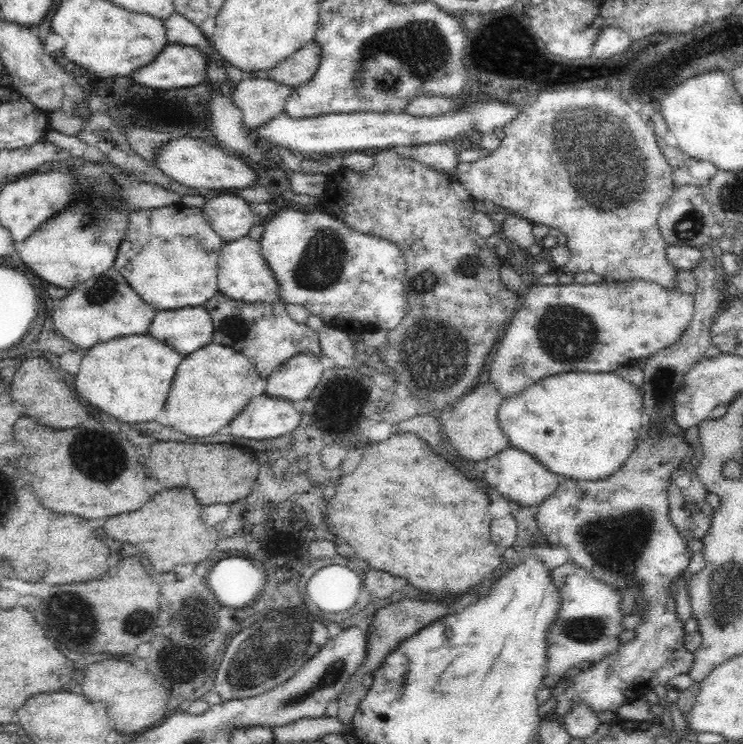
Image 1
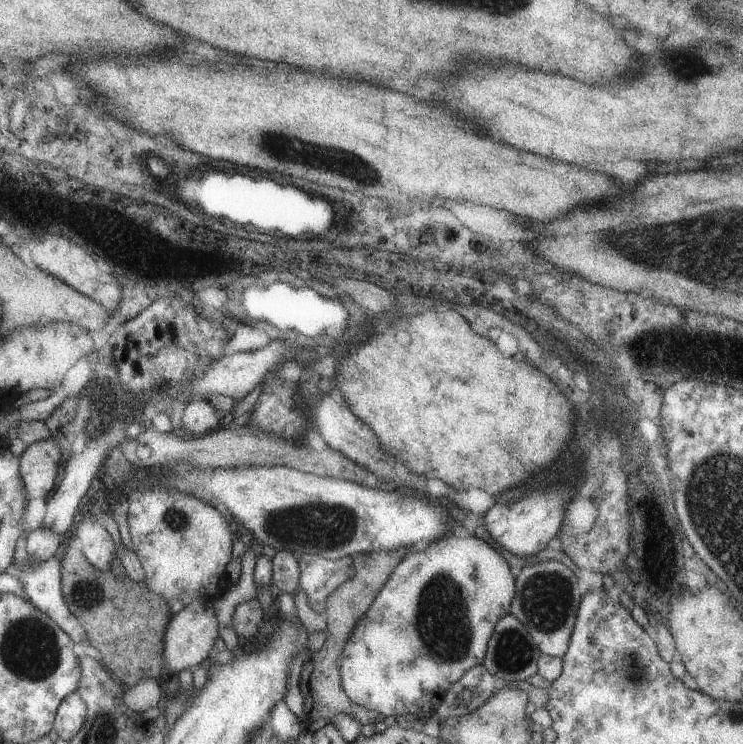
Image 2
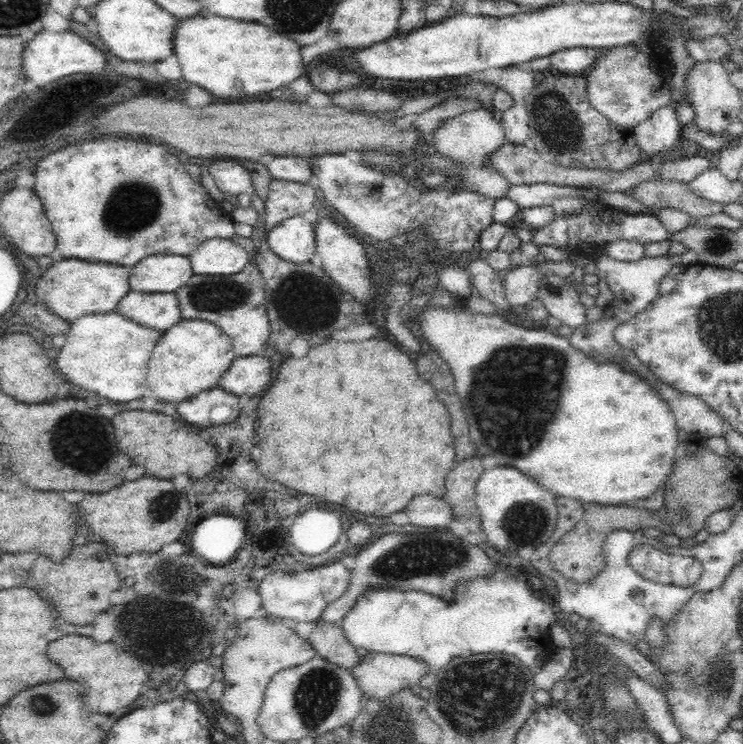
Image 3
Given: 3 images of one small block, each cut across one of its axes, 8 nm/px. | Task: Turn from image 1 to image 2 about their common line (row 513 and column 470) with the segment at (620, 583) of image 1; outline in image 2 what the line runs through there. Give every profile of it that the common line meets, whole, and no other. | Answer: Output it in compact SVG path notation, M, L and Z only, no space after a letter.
M449 533L425 547L407 551L344 643L340 652L341 689L353 704L385 717L411 714L426 720L467 670L482 665L495 624L509 613L514 595L514 577L507 562L480 538L458 538Z

